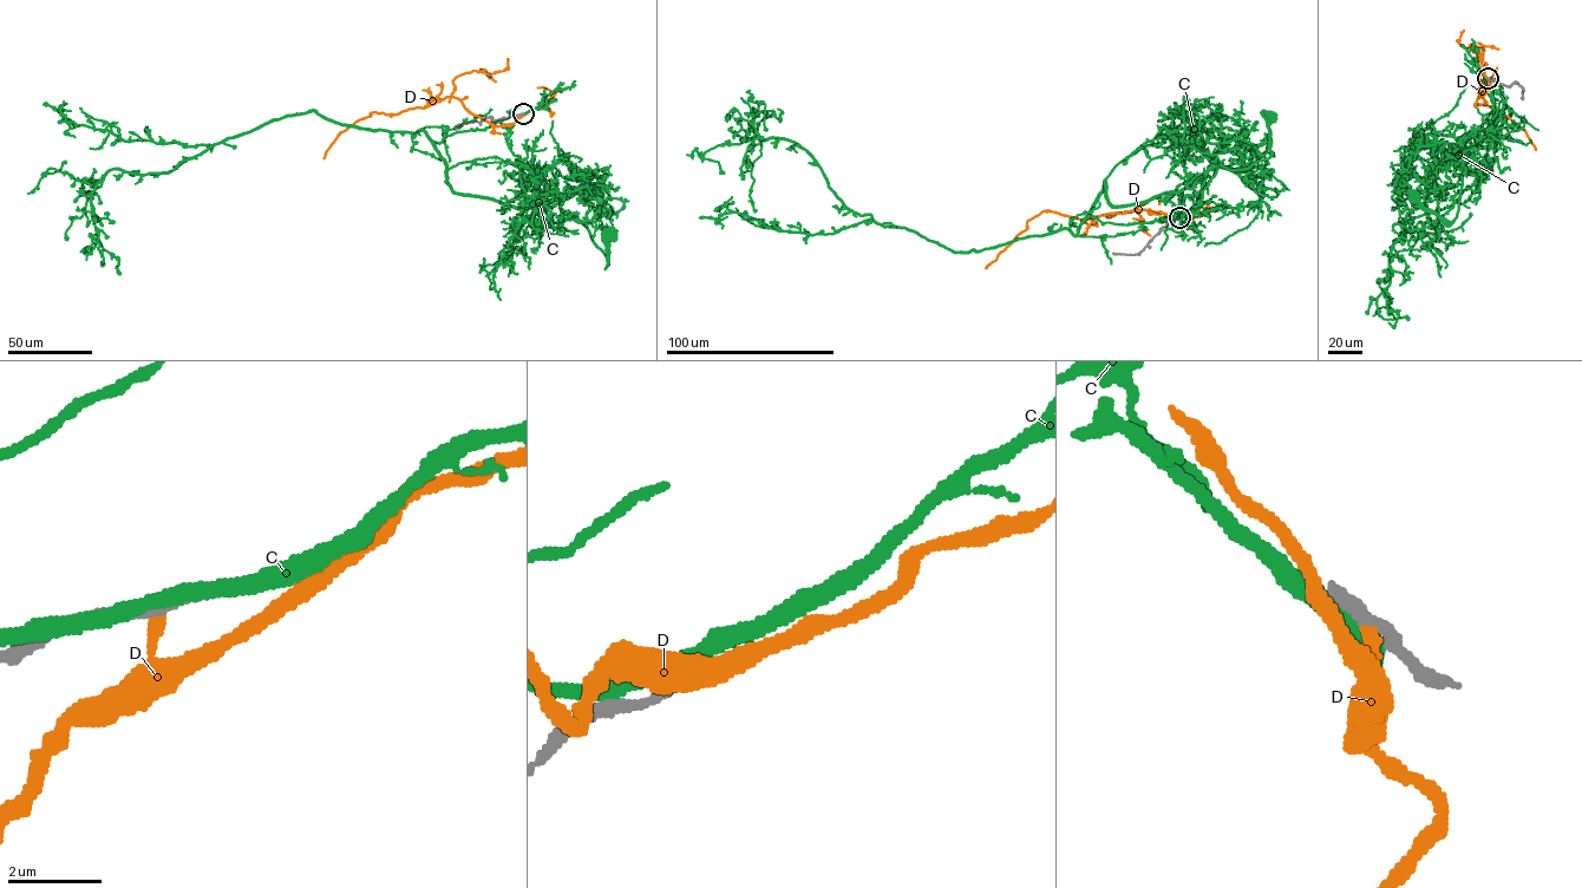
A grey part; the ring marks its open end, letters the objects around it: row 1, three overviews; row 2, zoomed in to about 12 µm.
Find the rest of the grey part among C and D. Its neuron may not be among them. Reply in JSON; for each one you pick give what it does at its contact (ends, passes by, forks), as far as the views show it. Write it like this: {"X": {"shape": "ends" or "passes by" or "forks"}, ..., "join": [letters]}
{"join": []}

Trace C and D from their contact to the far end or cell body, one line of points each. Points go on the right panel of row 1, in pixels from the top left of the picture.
C: (1488, 78), (1496, 130), (1452, 158), (1462, 185), (1456, 217), (1444, 222), (1417, 197)
D: (1489, 79), (1491, 86), (1482, 97), (1477, 76), (1483, 90), (1475, 105), (1491, 106), (1509, 117), (1536, 150)

